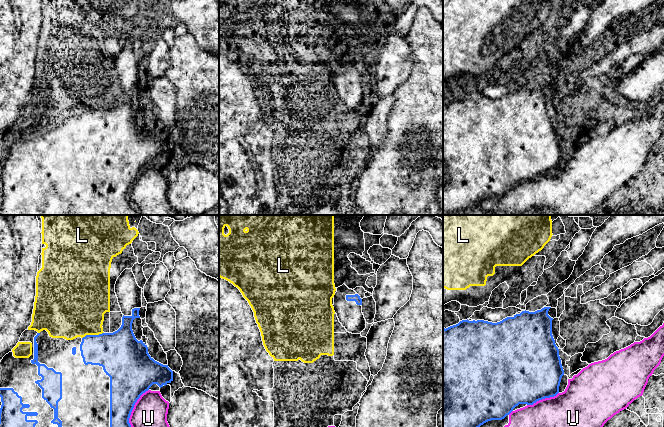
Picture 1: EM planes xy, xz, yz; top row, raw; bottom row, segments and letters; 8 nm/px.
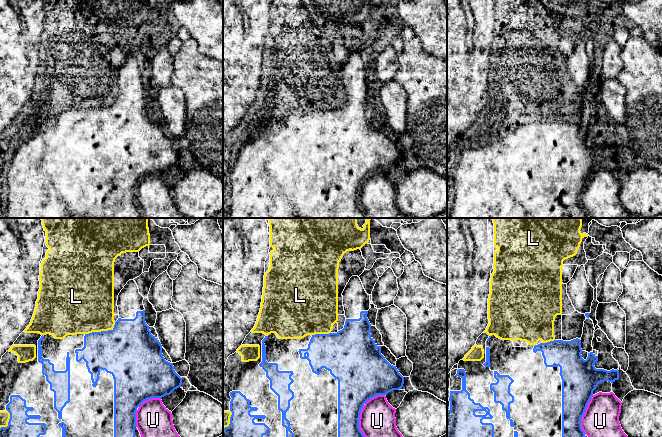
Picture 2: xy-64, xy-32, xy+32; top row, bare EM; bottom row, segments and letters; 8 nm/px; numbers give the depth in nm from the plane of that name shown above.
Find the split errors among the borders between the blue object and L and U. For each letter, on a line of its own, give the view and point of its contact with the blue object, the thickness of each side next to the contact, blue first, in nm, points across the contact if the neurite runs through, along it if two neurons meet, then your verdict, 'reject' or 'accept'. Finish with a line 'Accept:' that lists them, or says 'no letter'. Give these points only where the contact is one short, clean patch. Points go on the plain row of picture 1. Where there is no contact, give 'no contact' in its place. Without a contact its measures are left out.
L: xy (92, 111) | 340/440 nm | reject
U: xy (132, 185) | 320/300 nm | reject
Accept: no letter

